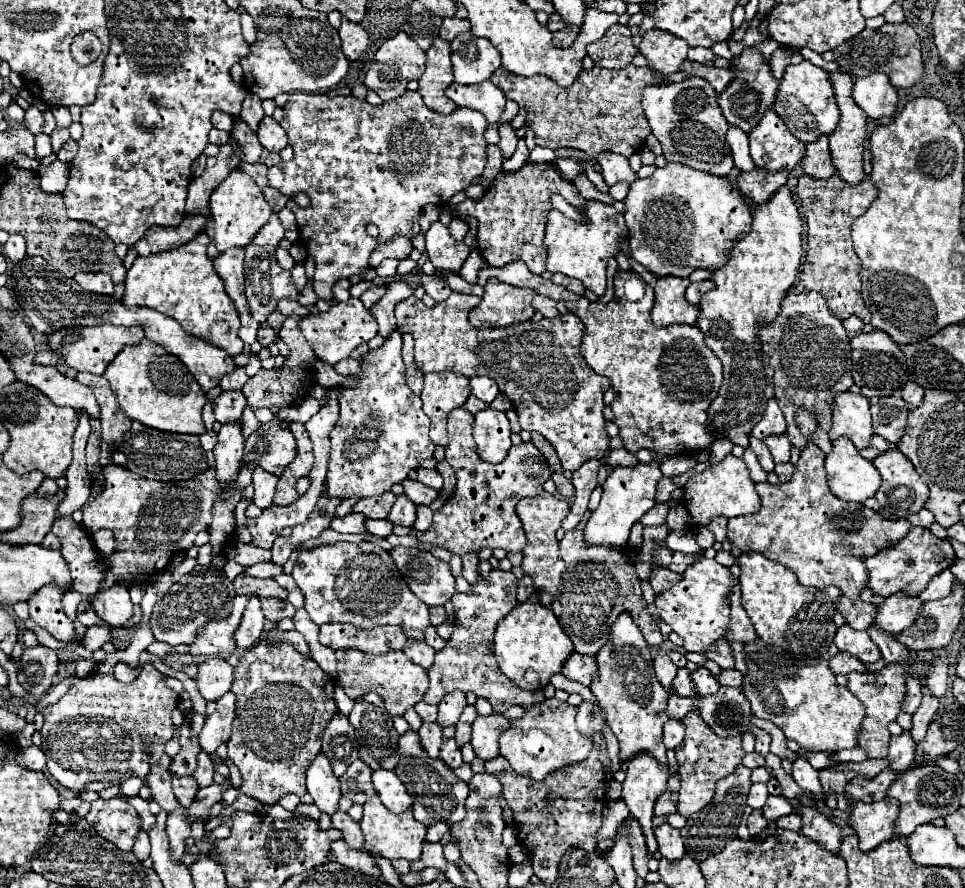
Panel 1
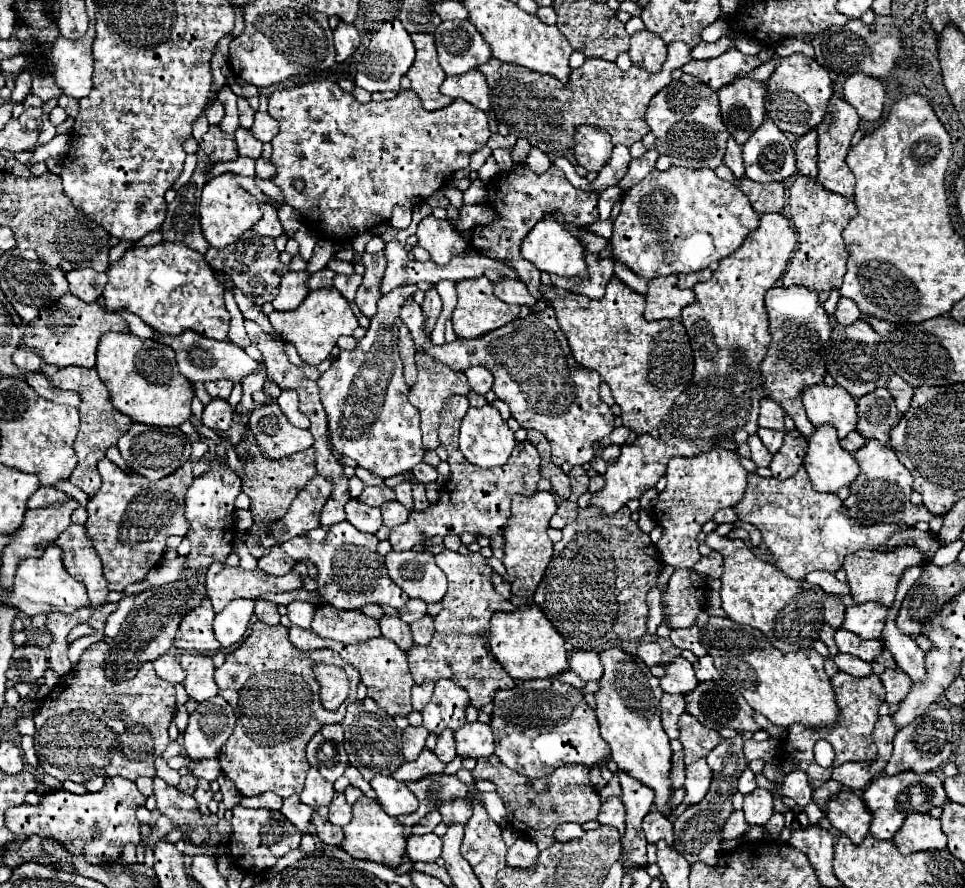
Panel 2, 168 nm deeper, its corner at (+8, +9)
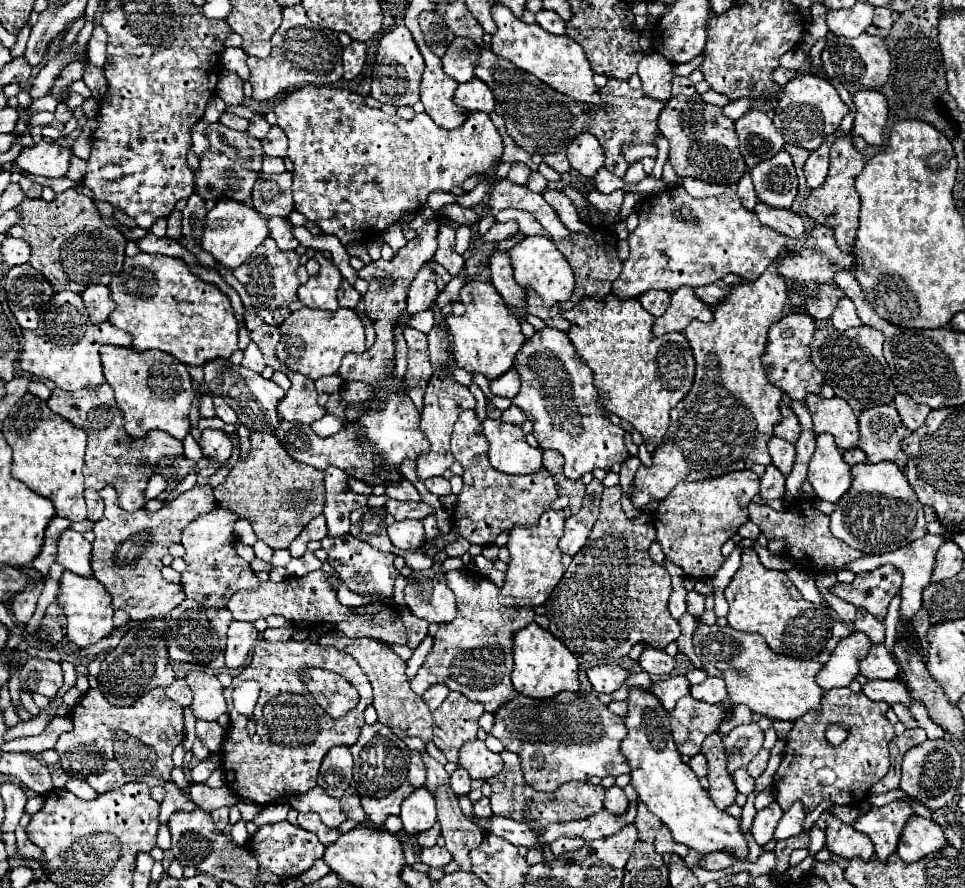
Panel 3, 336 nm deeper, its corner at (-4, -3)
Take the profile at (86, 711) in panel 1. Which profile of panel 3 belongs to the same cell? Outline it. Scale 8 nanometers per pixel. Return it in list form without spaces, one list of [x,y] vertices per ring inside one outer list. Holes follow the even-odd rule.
[[[89,689],[85,695],[81,695],[79,703],[73,707],[71,719],[73,719],[73,731],[63,733],[55,747],[55,751],[61,757],[59,759],[61,767],[71,777],[85,779],[97,793],[119,789],[121,785],[131,781],[143,781],[149,787],[165,785],[169,781],[173,769],[171,753],[183,741],[185,727],[183,727],[183,707],[171,701],[163,689],[149,691],[147,695],[137,699],[131,707],[113,707],[99,689]]]

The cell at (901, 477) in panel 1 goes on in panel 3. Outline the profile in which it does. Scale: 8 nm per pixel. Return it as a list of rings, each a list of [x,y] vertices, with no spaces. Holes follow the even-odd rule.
[[[889,461],[877,465],[861,463],[851,467],[851,475],[853,483],[849,491],[837,501],[835,511],[829,515],[829,529],[837,539],[865,555],[881,555],[905,547],[925,535],[927,521],[923,517],[923,505],[915,497],[915,491],[909,489],[907,477],[897,465]]]

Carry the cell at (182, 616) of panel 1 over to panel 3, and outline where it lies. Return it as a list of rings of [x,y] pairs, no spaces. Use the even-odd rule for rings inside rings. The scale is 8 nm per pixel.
[[[161,619],[137,621],[137,625],[121,639],[119,647],[105,657],[97,675],[97,683],[111,705],[131,705],[135,699],[149,693],[151,689],[169,687],[175,681],[173,665],[169,663],[163,641],[163,629],[165,623],[161,623]]]

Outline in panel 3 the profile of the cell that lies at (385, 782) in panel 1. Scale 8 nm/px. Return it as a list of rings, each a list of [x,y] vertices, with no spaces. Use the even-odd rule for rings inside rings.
[[[421,787],[415,789],[401,805],[401,821],[405,825],[405,833],[415,835],[421,831],[427,831],[429,827],[435,825],[437,821],[437,813],[435,813],[435,805],[433,805],[433,795]]]

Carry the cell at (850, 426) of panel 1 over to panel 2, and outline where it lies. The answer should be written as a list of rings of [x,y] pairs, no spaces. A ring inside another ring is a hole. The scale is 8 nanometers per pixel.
[[[813,385],[803,391],[803,405],[815,427],[833,425],[839,439],[857,427],[857,403],[839,385]]]

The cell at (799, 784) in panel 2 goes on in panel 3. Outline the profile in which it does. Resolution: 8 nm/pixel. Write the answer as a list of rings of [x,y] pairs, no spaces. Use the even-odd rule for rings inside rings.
[[[795,803],[789,813],[785,813],[775,829],[775,839],[789,839],[789,837],[795,837],[801,833],[801,825],[803,825],[803,819],[805,819],[805,811],[803,811],[803,805],[801,803]]]

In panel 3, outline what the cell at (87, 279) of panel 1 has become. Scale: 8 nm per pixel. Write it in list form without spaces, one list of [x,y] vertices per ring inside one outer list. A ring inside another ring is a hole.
[[[89,285],[83,293],[83,303],[87,307],[87,313],[91,317],[91,323],[103,323],[107,321],[109,313],[115,309],[115,303],[111,299],[109,287],[105,285]]]

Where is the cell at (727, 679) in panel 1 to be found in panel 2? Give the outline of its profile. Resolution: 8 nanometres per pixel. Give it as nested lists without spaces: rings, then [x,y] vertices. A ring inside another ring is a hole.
[[[711,655],[699,657],[693,667],[695,667],[695,677],[697,677],[699,681],[717,681],[717,679],[721,679],[721,673],[719,673],[719,669],[715,667]]]

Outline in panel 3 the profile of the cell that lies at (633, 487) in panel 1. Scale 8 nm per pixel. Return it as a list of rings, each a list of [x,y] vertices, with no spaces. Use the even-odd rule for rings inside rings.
[[[771,263],[757,281],[743,281],[741,285],[735,285],[731,293],[723,299],[723,303],[713,309],[715,317],[711,323],[691,321],[691,325],[685,329],[685,337],[695,357],[695,381],[687,397],[671,409],[671,425],[665,433],[663,445],[653,453],[653,465],[641,465],[637,469],[635,493],[631,499],[637,509],[647,505],[649,501],[665,499],[679,481],[703,481],[711,477],[721,477],[731,471],[751,469],[751,465],[755,463],[771,463],[771,457],[767,453],[767,441],[773,437],[773,427],[781,421],[781,389],[769,383],[761,357],[765,353],[767,331],[783,317],[785,305],[787,285],[785,279],[777,273],[777,263]]]

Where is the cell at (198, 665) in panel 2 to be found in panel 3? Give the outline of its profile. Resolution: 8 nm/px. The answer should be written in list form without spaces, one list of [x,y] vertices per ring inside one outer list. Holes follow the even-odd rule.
[[[197,671],[187,675],[185,681],[193,691],[191,711],[197,719],[217,721],[217,717],[227,711],[227,705],[223,699],[223,687],[215,675]]]

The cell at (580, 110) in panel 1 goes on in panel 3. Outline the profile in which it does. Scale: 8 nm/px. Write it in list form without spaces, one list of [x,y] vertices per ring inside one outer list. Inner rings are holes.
[[[481,47],[479,63],[475,65],[475,77],[487,83],[487,87],[495,95],[495,113],[501,115],[507,123],[507,133],[513,141],[529,153],[541,153],[543,161],[553,167],[557,173],[567,173],[571,169],[565,149],[579,133],[593,133],[601,147],[605,149],[605,168],[617,177],[623,177],[629,163],[621,155],[621,145],[625,143],[655,143],[657,133],[657,117],[665,103],[653,101],[645,95],[642,89],[632,89],[626,81],[611,78],[614,91],[599,95],[605,107],[593,107],[587,103],[579,103],[553,91],[549,85],[539,81],[537,77],[517,69],[511,61],[497,57],[489,47]]]

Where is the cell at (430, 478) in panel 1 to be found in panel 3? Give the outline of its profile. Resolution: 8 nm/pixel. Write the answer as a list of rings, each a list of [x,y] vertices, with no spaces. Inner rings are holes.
[[[431,477],[431,479],[427,479],[427,481],[425,481],[425,487],[427,487],[431,493],[435,493],[437,497],[443,497],[443,495],[449,495],[449,493],[451,493],[451,485],[449,485],[449,481],[443,479],[443,477]]]

